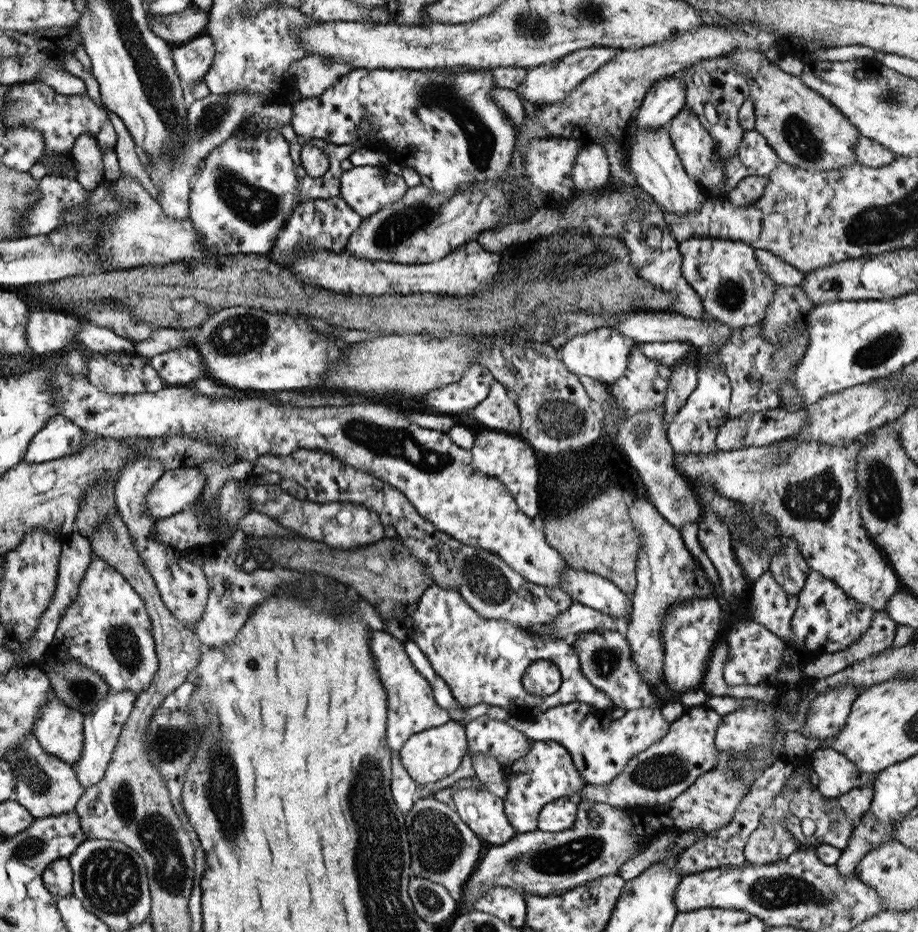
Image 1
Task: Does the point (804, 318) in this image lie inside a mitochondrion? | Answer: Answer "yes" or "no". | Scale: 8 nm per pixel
no

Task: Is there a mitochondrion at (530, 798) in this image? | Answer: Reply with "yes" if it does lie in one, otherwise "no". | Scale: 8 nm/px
no

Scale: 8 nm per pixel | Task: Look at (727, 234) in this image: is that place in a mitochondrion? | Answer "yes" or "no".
no

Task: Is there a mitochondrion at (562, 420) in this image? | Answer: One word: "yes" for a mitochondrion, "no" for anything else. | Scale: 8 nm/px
yes

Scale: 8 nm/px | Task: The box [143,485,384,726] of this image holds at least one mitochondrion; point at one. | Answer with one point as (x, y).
(210, 522)

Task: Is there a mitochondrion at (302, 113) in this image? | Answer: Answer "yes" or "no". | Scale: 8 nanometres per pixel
no

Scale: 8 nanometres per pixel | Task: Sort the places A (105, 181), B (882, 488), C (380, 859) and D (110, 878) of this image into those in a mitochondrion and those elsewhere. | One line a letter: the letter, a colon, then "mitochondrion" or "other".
A: other
B: mitochondrion
C: mitochondrion
D: mitochondrion

